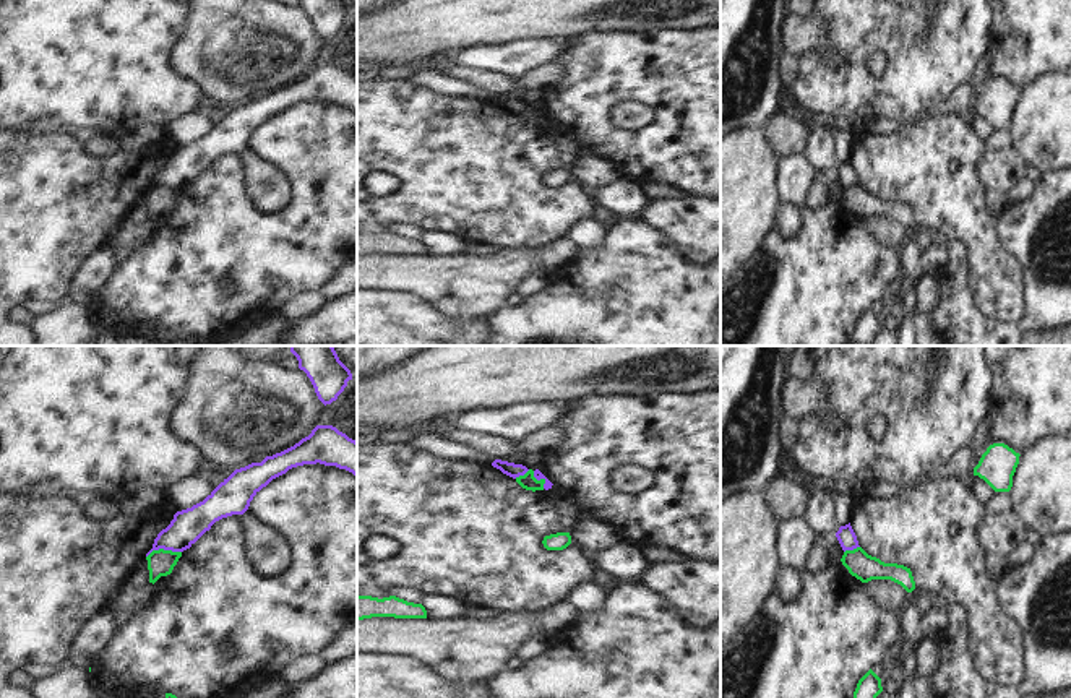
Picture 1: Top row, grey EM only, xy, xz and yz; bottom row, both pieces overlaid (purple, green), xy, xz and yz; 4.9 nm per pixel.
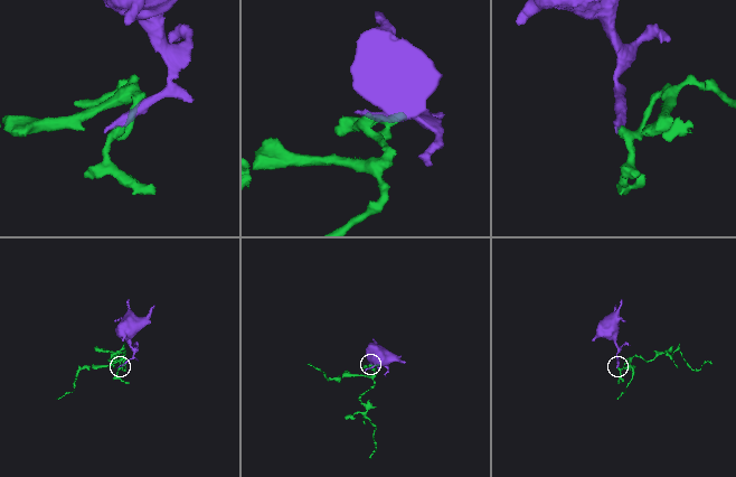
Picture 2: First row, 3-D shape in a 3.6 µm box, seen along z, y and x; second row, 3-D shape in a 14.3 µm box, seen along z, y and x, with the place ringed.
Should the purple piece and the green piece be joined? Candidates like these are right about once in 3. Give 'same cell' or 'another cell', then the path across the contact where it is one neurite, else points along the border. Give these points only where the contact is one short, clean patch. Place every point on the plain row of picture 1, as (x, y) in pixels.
another cell; border xy (180, 187), (154, 185), (146, 193)

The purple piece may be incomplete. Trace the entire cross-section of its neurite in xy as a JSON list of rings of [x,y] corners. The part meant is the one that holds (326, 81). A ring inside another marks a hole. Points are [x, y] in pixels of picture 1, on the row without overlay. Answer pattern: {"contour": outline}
{"contour": [[[316,62],[308,73],[302,75],[294,83],[273,93],[266,93],[261,99],[252,99],[245,104],[235,106],[203,138],[191,144],[177,148],[170,161],[157,170],[153,185],[146,190],[146,193],[153,187],[159,185],[172,188],[183,188],[190,185],[216,157],[232,151],[243,151],[253,133],[273,115],[286,110],[292,104],[316,99],[336,102],[357,112],[357,78],[333,62]]]}

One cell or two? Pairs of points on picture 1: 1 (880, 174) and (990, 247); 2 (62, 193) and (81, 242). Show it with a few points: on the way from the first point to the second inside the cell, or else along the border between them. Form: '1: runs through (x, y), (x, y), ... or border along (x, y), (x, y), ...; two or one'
1: runs through (907, 174), (917, 174), (963, 219); one
2: runs through (62, 205), (62, 223), (70, 231); one

